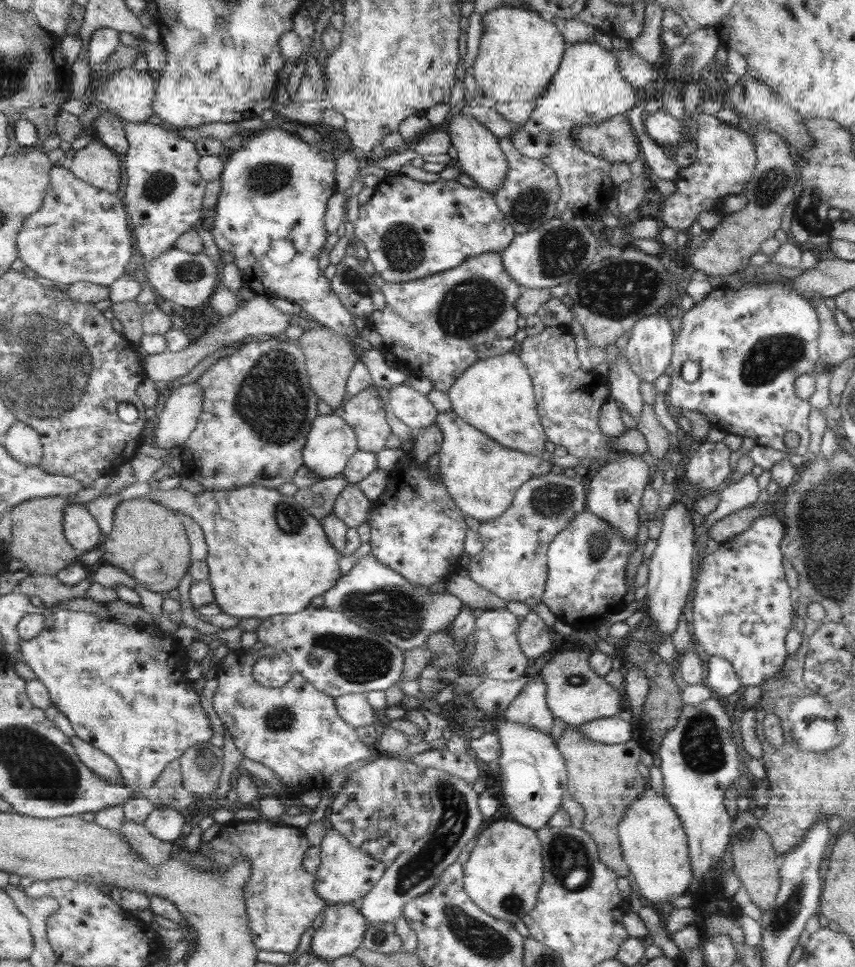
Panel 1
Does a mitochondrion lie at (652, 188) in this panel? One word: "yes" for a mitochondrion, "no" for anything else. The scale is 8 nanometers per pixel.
no

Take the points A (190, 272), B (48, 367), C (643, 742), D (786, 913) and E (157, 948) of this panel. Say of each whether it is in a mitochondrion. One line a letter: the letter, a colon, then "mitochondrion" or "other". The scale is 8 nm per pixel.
A: mitochondrion
B: mitochondrion
C: other
D: mitochondrion
E: other

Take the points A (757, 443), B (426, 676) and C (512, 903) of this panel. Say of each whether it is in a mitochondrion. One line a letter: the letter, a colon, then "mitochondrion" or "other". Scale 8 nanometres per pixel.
A: other
B: other
C: mitochondrion

